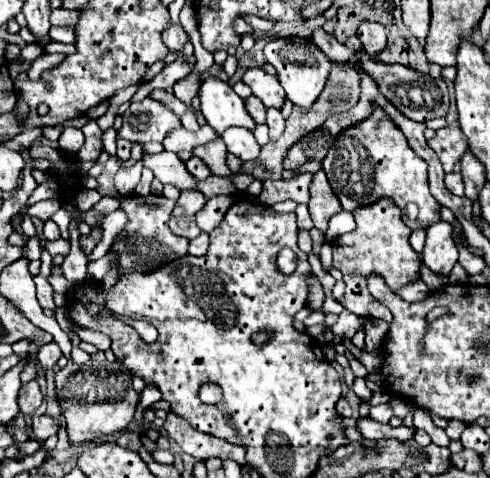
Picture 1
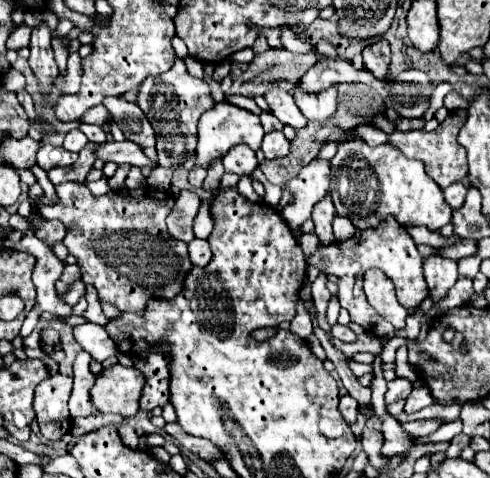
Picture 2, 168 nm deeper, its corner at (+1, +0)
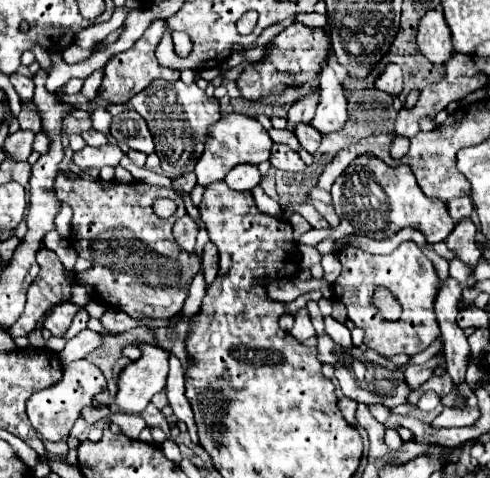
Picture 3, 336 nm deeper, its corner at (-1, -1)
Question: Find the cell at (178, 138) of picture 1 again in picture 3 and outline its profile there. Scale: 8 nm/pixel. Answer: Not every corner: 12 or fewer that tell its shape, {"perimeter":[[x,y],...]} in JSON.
{"perimeter":[[196,83],[136,95],[164,175],[194,171],[220,103]]}

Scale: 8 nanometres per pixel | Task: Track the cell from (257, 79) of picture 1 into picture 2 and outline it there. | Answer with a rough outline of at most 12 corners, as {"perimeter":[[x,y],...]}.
{"perimeter":[[280,88],[264,98],[282,124],[300,130],[308,124],[294,98]]}

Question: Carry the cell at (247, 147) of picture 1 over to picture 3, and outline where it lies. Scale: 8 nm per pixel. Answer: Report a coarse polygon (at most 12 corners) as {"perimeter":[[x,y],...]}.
{"perimeter":[[236,165],[224,181],[236,191],[260,183],[256,165]]}

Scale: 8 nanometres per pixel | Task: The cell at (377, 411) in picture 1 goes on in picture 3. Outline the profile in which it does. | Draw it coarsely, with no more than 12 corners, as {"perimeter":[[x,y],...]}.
{"perimeter":[[436,359],[424,365],[408,365],[404,373],[410,389],[432,377]]}

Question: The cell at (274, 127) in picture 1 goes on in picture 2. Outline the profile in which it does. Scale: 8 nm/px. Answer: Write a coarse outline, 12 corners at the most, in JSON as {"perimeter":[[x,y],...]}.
{"perimeter":[[268,132],[262,140],[266,160],[290,154],[282,132]]}

